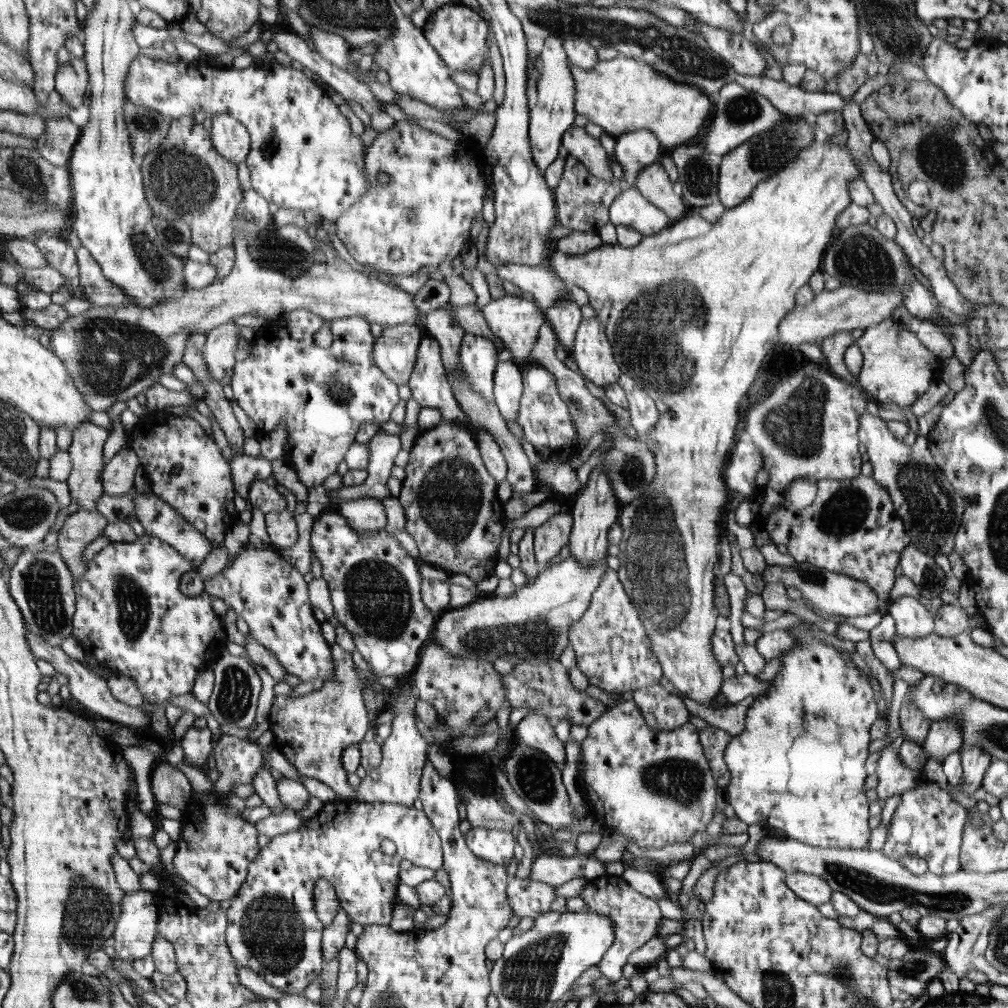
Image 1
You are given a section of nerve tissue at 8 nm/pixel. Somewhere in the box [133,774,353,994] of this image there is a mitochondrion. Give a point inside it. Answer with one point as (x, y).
(271, 930)

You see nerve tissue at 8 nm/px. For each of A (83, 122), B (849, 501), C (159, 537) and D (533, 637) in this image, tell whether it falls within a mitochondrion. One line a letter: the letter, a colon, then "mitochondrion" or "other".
A: other
B: mitochondrion
C: other
D: mitochondrion

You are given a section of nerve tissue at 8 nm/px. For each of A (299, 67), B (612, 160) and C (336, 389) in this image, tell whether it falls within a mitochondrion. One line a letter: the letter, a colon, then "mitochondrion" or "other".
A: other
B: other
C: mitochondrion

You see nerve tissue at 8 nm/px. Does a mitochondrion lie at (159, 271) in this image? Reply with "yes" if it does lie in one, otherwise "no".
yes

